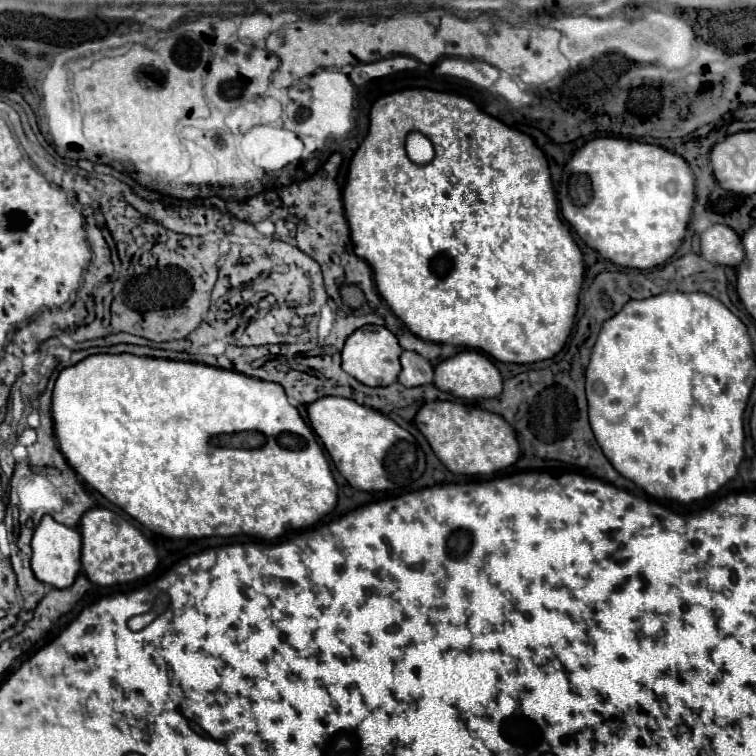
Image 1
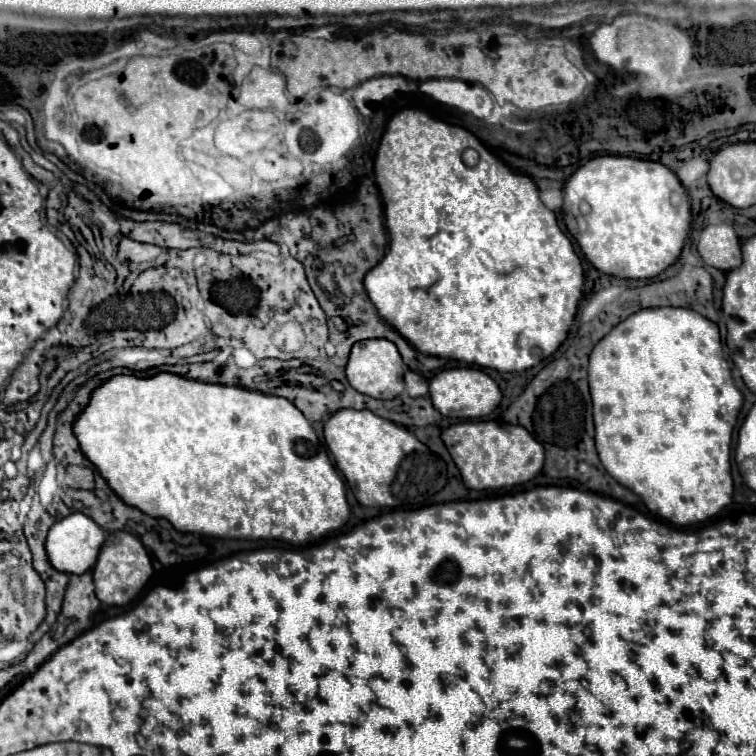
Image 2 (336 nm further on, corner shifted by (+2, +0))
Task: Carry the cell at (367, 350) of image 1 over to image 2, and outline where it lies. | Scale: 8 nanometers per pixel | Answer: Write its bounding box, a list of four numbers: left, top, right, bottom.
[345,338,405,400]

